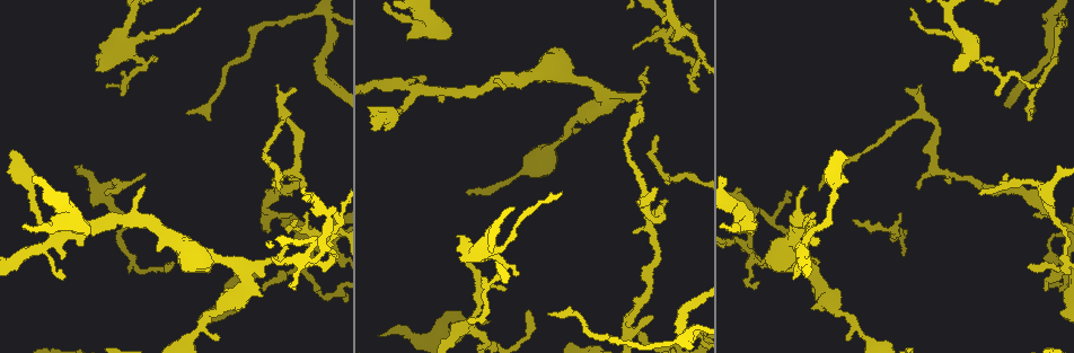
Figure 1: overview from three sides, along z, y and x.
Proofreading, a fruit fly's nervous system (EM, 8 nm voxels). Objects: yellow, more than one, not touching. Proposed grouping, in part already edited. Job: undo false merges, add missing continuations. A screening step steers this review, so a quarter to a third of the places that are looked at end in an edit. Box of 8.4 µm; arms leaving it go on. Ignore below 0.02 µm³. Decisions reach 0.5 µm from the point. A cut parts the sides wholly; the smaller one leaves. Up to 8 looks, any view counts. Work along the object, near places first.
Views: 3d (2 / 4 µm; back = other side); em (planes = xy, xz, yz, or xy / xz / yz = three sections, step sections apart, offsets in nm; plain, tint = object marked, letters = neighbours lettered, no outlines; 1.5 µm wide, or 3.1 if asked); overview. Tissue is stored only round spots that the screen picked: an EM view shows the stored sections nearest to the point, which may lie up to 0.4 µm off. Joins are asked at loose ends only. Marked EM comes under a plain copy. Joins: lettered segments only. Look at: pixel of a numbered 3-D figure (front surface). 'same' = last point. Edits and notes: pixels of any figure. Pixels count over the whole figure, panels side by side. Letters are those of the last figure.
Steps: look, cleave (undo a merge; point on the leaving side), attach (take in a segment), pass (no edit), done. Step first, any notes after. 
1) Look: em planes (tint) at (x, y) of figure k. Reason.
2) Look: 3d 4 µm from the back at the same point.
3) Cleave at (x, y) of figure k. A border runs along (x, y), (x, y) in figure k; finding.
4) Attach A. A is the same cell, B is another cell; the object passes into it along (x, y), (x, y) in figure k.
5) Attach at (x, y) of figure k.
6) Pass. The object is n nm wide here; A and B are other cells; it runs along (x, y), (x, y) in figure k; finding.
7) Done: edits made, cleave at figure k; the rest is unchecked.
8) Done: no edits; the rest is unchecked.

Look: 3d 4 µm at (105, 192) of figure 1. Tapers out.

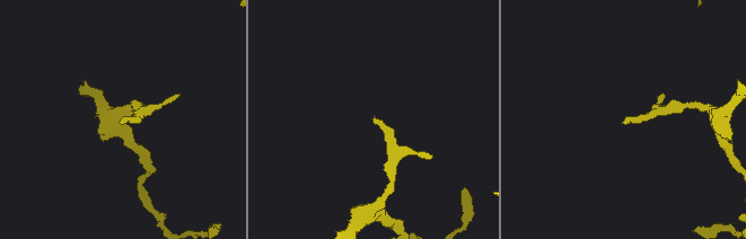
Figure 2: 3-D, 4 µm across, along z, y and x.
Look: em planes (letters) at (371, 118) of figure 2. Shape alone is not enough.

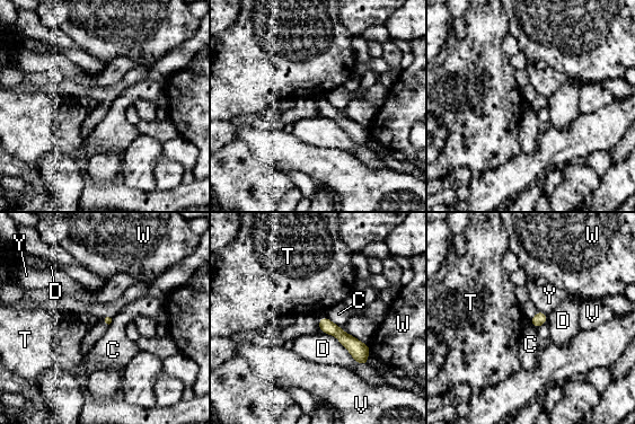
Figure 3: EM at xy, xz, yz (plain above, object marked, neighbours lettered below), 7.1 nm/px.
Pass. C, D, T, V, W and Y are other cells; a border runs along (538, 310), (547, 315) in figure 3; no lettered segment goes on from it.

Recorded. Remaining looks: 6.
Look: 3d 2 µm at (96, 68) of figure 1. Free end.

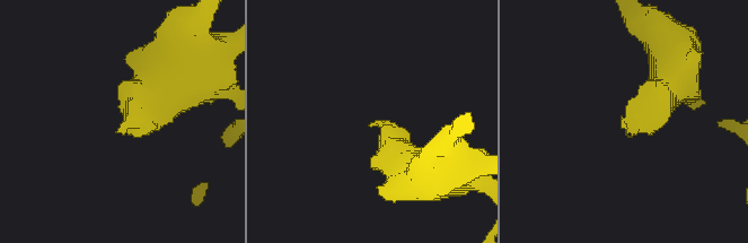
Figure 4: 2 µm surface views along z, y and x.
Look: em planes (letters) at (122, 133) of figure 4.

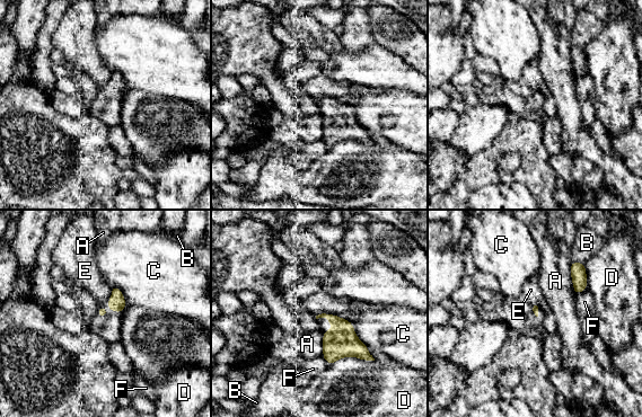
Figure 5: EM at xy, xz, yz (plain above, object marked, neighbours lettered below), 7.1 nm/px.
Pass. A, B, C, D, E and F are other cells; a border runs along (111, 286), (111, 294), (106, 300) in figure 5; no lettered segment goes on from it.

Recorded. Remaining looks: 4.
Look: 3d 2 µm from the back at (106, 85) of figure 1. An open end.

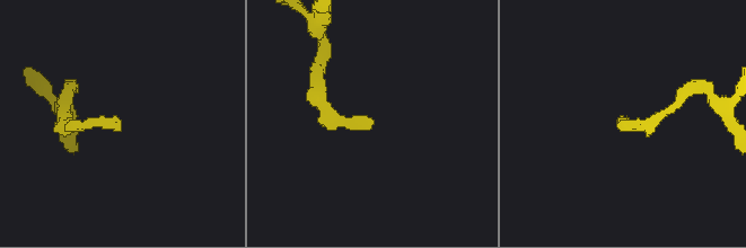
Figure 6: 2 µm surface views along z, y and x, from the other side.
Look: em planes (letters) at (370, 122) of figure 6.

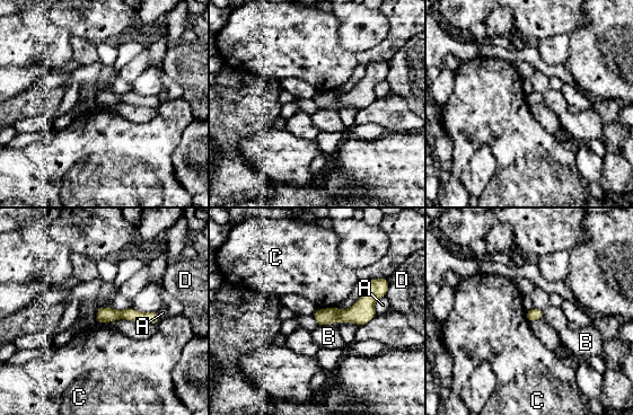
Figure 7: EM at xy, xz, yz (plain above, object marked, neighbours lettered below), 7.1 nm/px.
Pass. The object is 90 nm wide here; A, B, C and D are other cells; it runs along (380, 292), (353, 315), (317, 317) in figure 7; no lettered segment goes on from it.

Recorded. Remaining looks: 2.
Done: no edits; the rest is unchecked.

